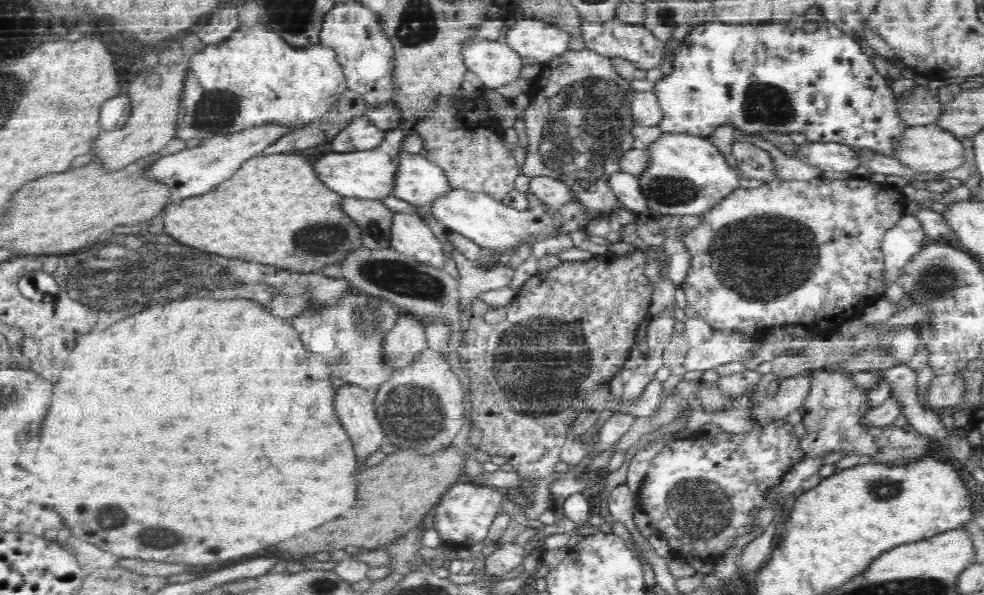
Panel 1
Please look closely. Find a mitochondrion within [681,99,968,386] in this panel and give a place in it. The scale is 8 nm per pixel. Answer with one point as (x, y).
(764, 259)

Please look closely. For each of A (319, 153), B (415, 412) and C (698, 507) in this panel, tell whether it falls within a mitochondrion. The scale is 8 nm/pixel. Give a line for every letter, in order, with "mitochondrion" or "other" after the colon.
A: other
B: mitochondrion
C: mitochondrion

